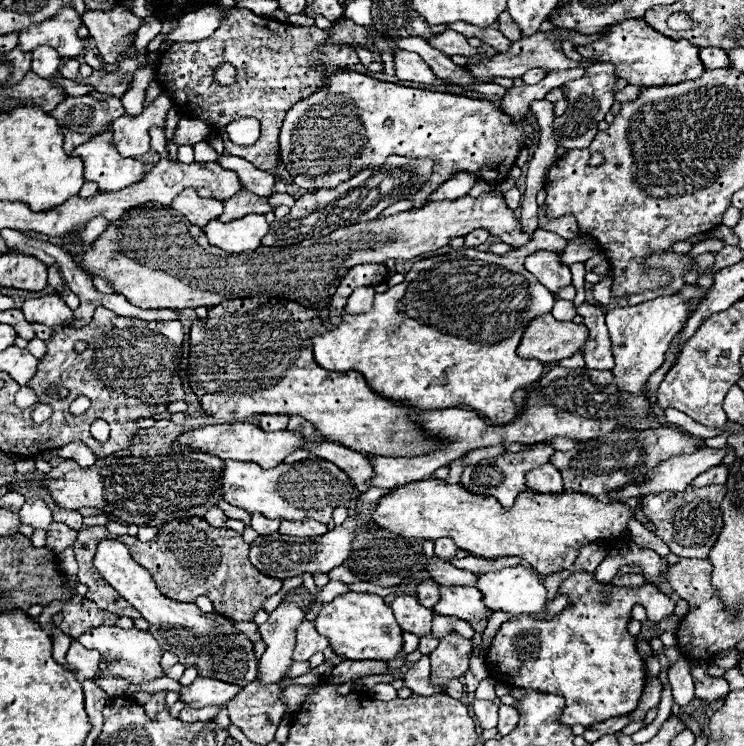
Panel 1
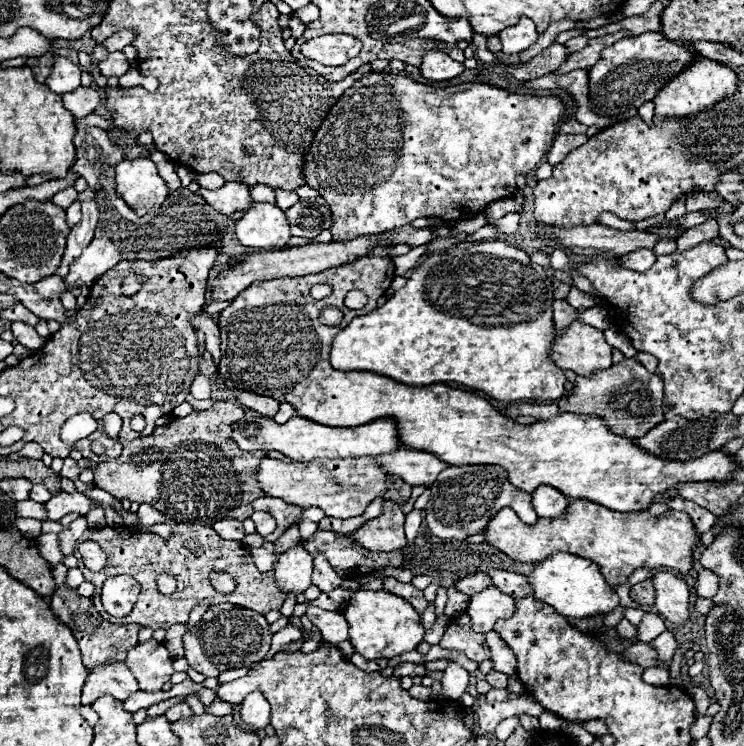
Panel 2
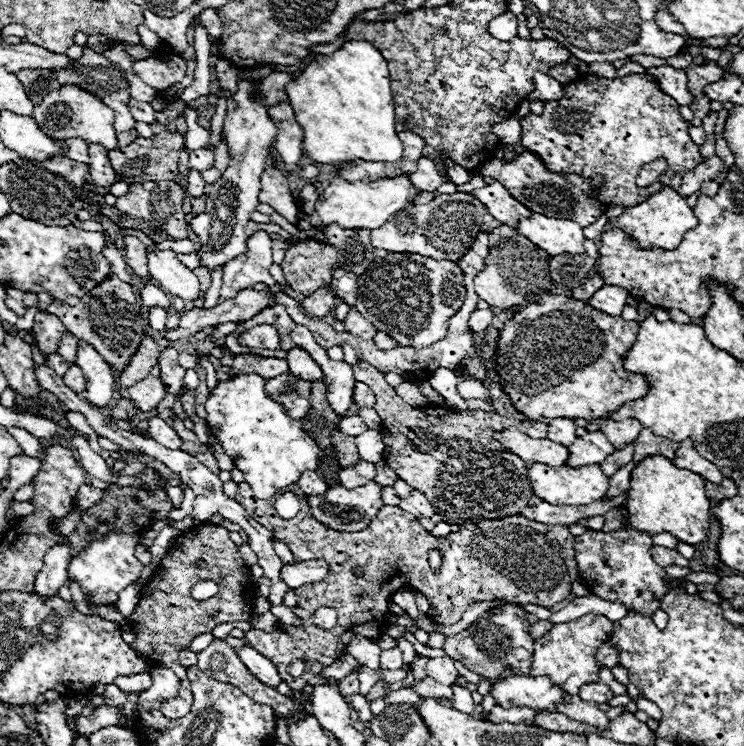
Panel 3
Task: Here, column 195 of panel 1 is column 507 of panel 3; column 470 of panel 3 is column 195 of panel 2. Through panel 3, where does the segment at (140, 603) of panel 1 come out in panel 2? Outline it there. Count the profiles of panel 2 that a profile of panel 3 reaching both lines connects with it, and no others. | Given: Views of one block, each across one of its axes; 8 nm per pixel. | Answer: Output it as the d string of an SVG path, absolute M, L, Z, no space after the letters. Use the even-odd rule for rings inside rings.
M232 604L210 606L202 620L196 622L196 626L186 626L186 634L182 638L184 658L188 660L188 664L196 672L214 678L218 678L226 670L236 670L262 660L270 650L270 640L272 632L262 614Z

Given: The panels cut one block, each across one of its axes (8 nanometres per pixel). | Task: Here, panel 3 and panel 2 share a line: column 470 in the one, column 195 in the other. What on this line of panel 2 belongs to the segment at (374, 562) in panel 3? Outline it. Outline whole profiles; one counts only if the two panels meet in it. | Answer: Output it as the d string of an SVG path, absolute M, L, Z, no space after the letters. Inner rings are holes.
M180 524L168 538L156 536L151 532L140 532L138 530L130 530L130 528L88 528L82 536L82 540L94 540L100 544L100 548L106 554L106 568L102 568L100 572L92 572L84 566L78 550L74 552L74 556L78 558L78 568L82 570L84 578L88 582L94 584L94 594L92 594L92 602L96 606L96 610L100 612L100 616L112 624L140 624L140 626L148 626L152 630L156 628L164 628L168 630L172 624L184 624L188 622L188 614L190 610L204 598L210 600L210 604L238 604L250 610L256 610L258 614L266 614L270 610L280 610L280 606L286 600L286 594L278 590L276 582L274 582L274 572L260 572L256 568L256 564L252 562L252 556L248 552L248 548L242 542L228 542L224 538L220 538L210 526L188 526L188 524ZM212 570L224 570L228 572L234 582L236 582L236 590L232 594L218 594L212 584L210 584L210 572ZM162 572L172 572L176 574L178 580L178 588L172 596L162 596L156 590L156 574ZM114 574L128 574L134 576L140 586L142 592L138 596L138 604L134 606L134 610L124 616L124 618L114 618L105 611L100 594L101 586L106 578L114 576Z

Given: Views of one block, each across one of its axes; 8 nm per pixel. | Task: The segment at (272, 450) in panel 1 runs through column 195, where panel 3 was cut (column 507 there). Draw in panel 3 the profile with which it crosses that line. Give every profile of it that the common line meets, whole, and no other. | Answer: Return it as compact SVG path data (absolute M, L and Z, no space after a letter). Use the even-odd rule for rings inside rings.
M506 428L502 432L496 432L494 438L498 442L502 442L502 446L520 456L526 464L534 464L534 462L542 462L542 464L548 464L548 466L564 466L566 460L568 460L568 448L558 444L558 442L552 442L548 438L542 438L542 440L534 440L522 432L518 432L516 428Z

